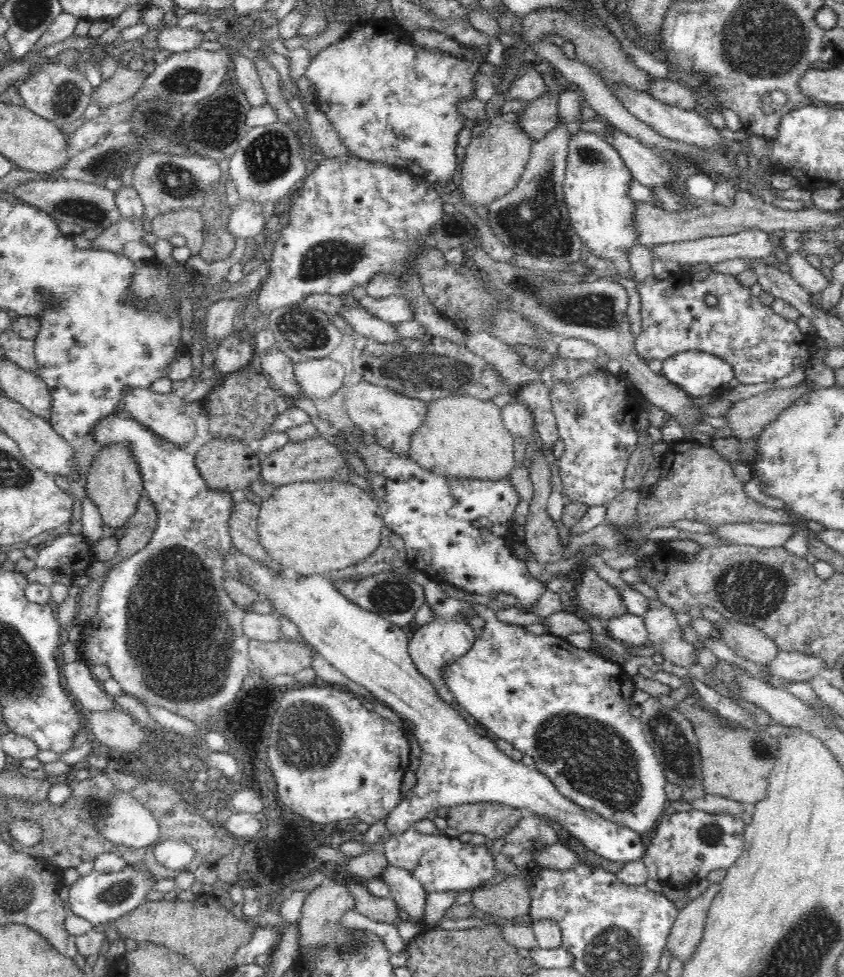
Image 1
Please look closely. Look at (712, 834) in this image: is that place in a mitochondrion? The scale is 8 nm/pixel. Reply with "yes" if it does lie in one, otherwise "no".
yes

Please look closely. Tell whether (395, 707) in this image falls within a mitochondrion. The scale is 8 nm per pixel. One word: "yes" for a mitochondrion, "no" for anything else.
no

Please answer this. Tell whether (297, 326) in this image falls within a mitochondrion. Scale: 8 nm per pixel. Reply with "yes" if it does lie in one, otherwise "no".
yes

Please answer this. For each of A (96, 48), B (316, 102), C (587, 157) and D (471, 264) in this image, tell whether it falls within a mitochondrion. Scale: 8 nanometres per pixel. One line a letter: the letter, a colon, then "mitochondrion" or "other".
A: other
B: other
C: mitochondrion
D: other

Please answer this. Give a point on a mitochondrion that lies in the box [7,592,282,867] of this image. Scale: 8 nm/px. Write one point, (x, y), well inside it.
(92, 806)

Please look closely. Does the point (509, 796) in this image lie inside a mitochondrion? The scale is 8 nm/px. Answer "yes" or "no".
no

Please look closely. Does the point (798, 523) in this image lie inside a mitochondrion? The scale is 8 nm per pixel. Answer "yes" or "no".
no

